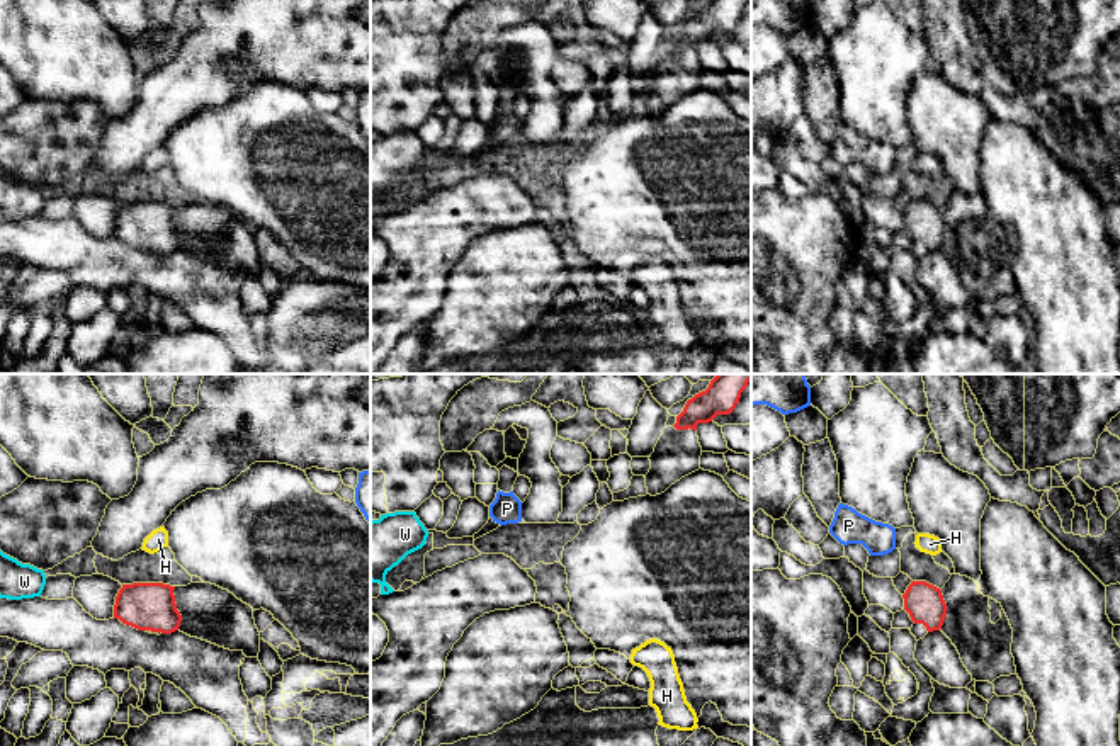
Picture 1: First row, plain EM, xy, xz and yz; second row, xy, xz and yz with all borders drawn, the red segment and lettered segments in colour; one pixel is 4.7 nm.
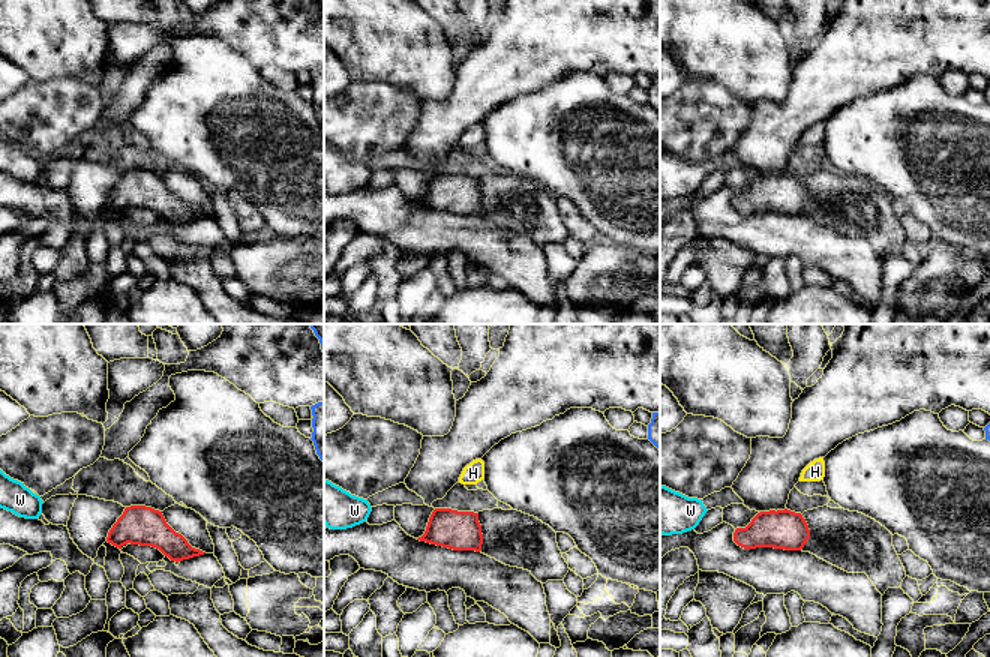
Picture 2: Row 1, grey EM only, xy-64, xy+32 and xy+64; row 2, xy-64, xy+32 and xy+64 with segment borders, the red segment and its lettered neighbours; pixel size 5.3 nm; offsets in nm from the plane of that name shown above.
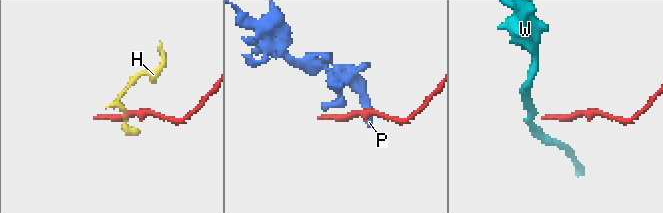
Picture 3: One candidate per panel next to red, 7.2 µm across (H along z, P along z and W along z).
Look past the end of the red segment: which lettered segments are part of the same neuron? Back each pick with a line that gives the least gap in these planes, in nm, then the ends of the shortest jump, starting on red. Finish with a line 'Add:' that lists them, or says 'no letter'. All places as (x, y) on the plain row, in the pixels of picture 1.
Add: no letter

